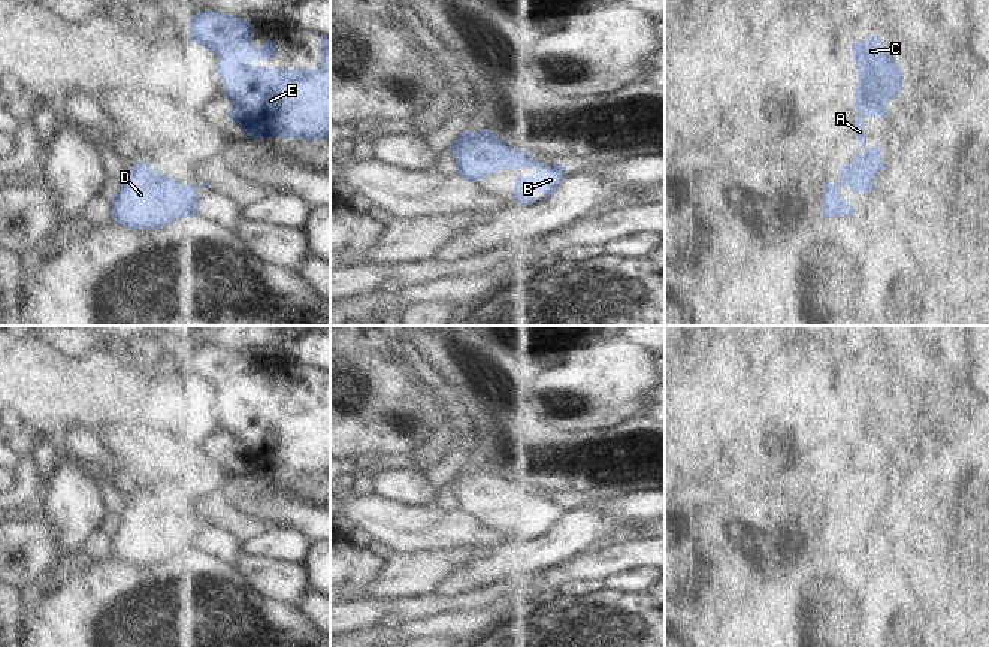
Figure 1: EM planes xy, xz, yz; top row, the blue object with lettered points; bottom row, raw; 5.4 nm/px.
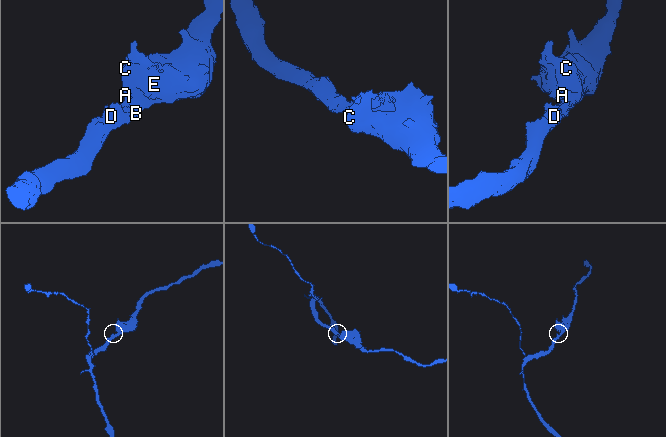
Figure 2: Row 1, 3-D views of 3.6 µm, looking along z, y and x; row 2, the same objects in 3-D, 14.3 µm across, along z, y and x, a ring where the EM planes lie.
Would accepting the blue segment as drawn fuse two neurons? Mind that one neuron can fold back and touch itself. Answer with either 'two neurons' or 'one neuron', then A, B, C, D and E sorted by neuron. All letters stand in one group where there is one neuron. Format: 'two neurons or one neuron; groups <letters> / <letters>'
one neuron; groups A B C D E

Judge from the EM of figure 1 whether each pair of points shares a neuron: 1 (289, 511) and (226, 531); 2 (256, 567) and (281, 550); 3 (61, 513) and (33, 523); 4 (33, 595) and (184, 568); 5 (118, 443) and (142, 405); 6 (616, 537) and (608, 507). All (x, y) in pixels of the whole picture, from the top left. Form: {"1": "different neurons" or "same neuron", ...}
{"1": "different neurons", "2": "different neurons", "3": "different neurons", "4": "different neurons", "5": "different neurons", "6": "different neurons"}

